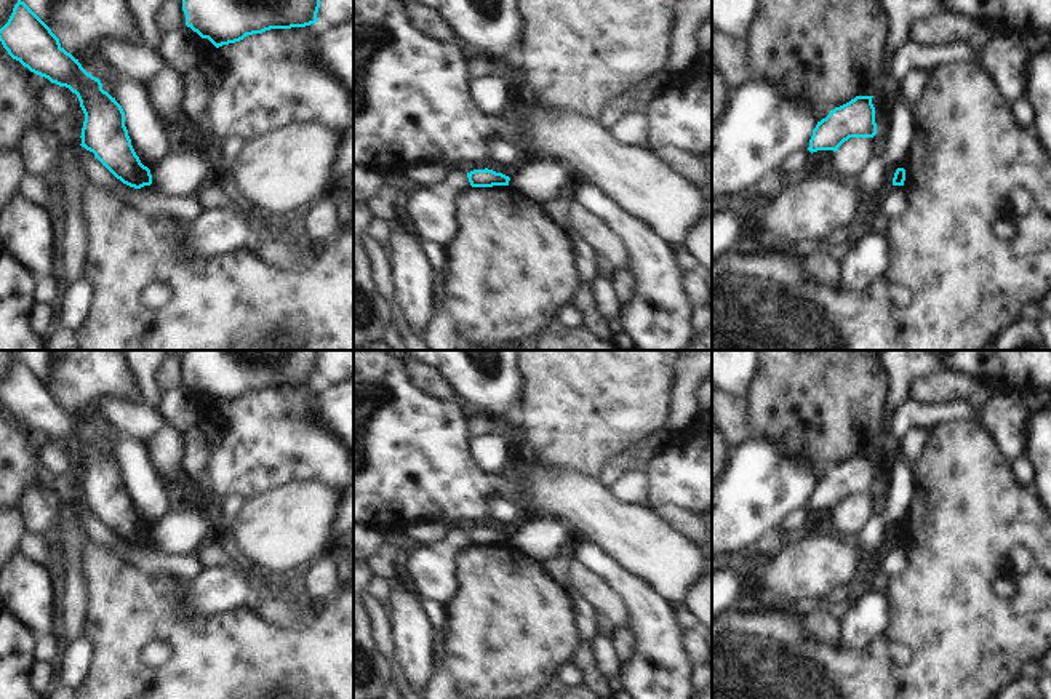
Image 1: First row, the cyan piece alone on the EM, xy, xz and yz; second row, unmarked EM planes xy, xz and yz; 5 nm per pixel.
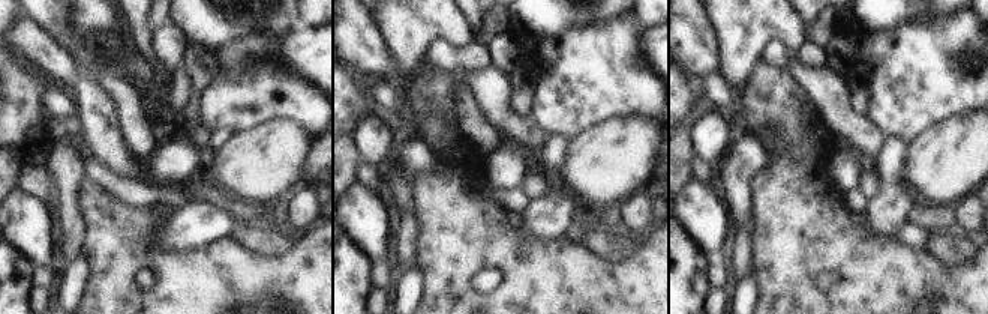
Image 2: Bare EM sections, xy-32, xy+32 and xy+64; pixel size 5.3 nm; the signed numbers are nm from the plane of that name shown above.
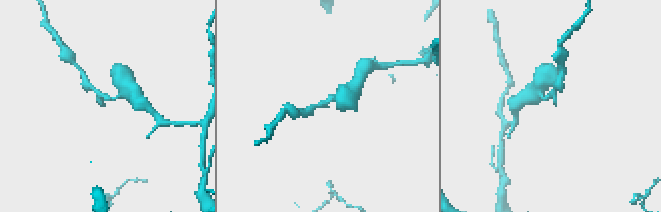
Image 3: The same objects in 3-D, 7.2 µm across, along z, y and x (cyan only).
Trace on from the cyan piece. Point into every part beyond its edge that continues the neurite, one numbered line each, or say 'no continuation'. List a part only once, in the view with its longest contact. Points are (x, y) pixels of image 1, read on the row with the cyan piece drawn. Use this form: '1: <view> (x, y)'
no continuation

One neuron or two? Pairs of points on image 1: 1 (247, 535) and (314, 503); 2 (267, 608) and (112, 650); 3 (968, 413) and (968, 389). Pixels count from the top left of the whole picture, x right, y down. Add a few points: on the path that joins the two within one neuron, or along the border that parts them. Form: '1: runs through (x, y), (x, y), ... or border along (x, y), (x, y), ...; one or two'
1: runs through (263, 533), (285, 531), (298, 519); one
2: border along (250, 605), (264, 618), (290, 629); two
3: border along (931, 402), (951, 403), (962, 400), (978, 411); two

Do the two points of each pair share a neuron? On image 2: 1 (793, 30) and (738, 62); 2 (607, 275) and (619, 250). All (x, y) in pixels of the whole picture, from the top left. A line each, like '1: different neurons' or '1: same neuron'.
1: same neuron
2: different neurons

